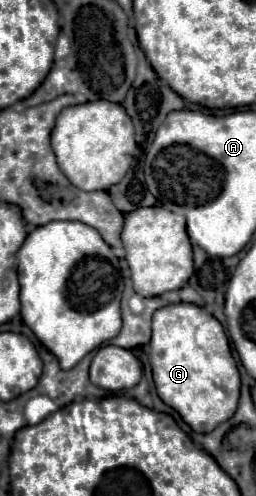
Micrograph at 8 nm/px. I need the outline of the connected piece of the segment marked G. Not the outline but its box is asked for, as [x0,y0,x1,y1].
[149,302,239,432]

